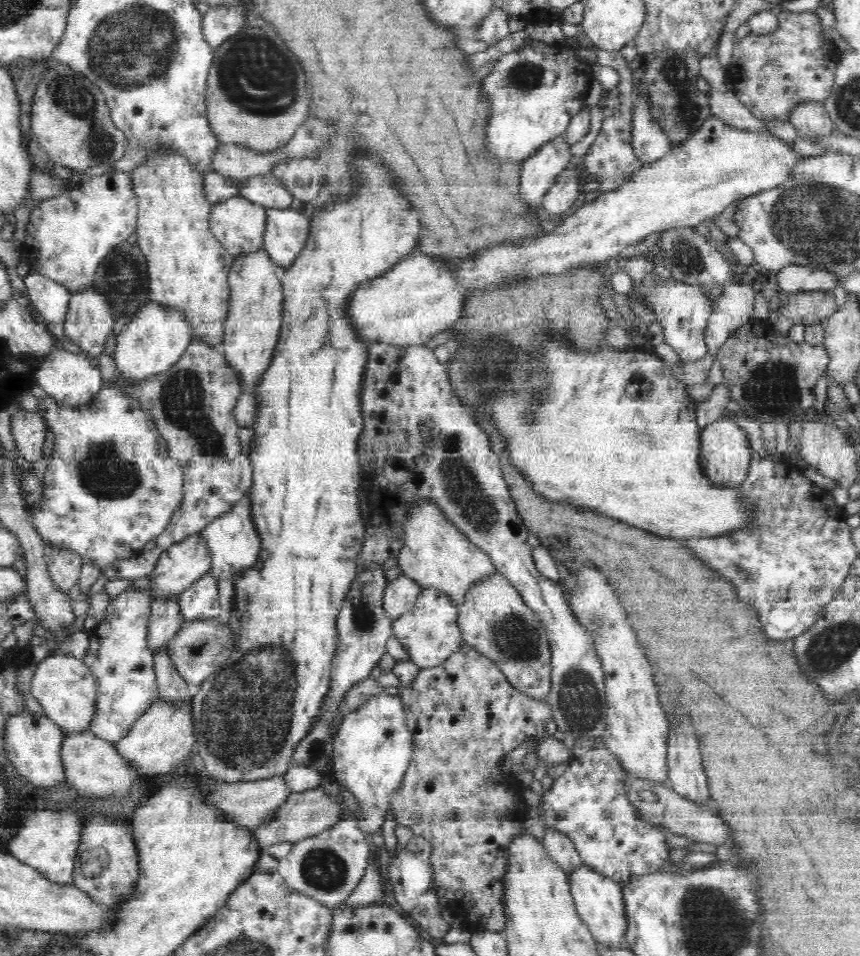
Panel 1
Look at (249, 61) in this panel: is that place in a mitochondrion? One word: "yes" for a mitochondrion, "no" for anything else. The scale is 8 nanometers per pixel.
yes

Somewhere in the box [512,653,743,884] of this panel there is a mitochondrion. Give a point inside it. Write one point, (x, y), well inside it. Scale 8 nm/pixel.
(580, 701)

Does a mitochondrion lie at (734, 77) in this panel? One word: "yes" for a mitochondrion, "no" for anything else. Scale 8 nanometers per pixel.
no

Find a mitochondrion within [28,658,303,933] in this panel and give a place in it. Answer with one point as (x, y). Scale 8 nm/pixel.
(112, 883)

